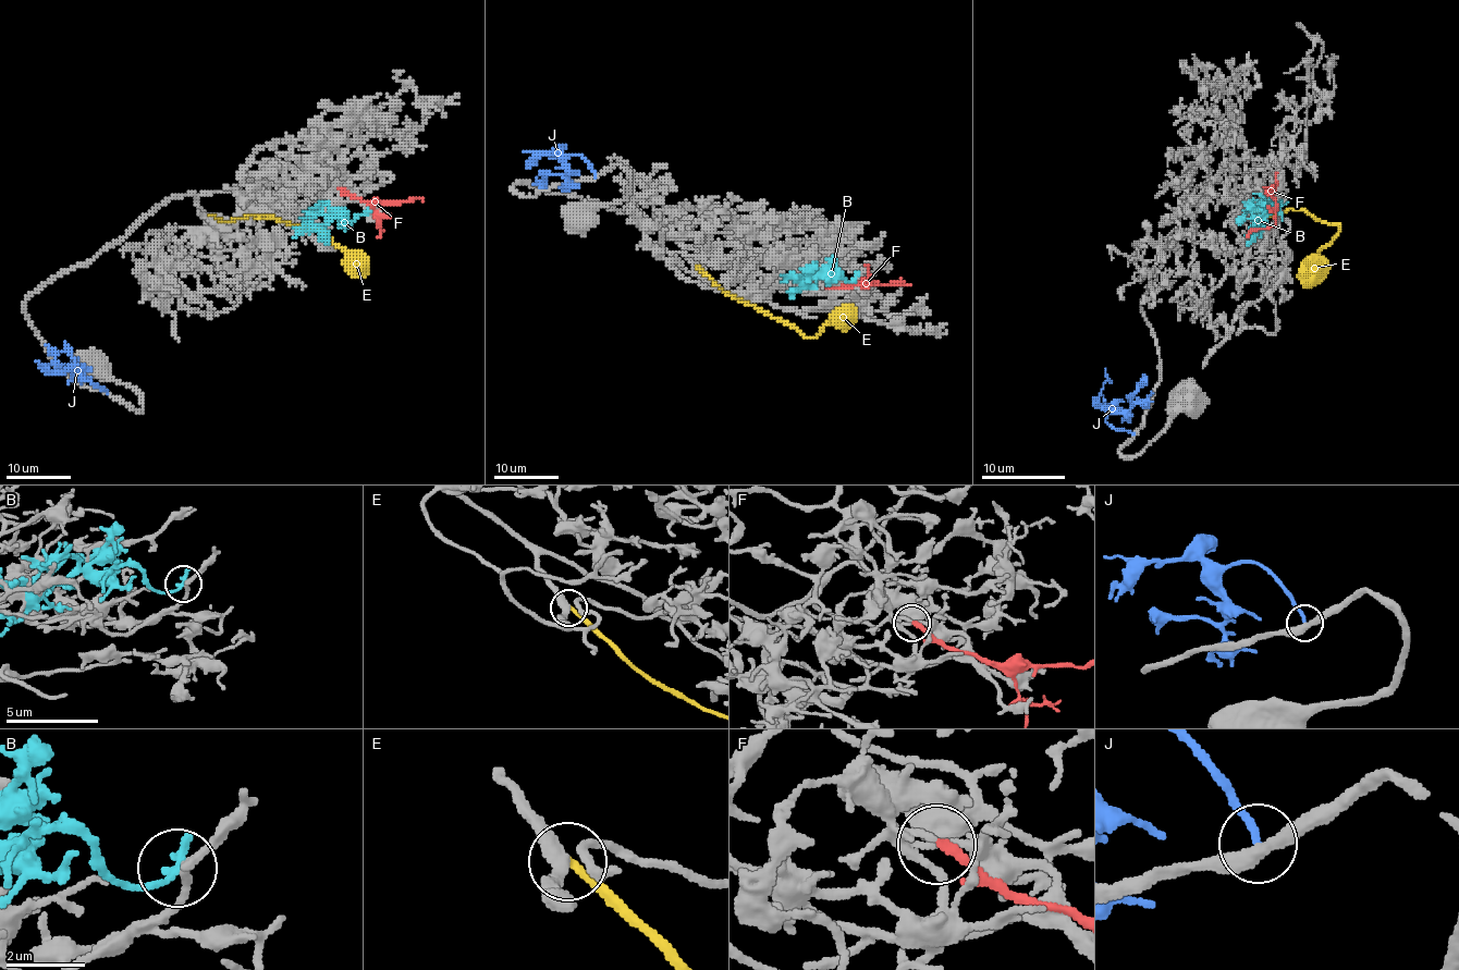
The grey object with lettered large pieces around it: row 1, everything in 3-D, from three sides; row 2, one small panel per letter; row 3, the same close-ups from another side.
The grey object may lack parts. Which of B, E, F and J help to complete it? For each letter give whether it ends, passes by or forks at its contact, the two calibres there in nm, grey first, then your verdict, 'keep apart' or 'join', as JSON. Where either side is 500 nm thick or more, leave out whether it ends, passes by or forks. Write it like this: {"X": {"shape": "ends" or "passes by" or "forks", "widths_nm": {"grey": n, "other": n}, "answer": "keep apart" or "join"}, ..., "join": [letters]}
{"B": {"shape": "ends", "widths_nm": {"grey": 140, "other": 280}, "answer": "keep apart"}, "E": {"shape": "ends", "widths_nm": {"grey": 340, "other": 200}, "answer": "keep apart"}, "F": {"shape": "ends", "widths_nm": {"grey": 110, "other": 220}, "answer": "keep apart"}, "J": {"shape": "ends", "widths_nm": {"grey": 320, "other": 170}, "answer": "keep apart"}, "join": []}

